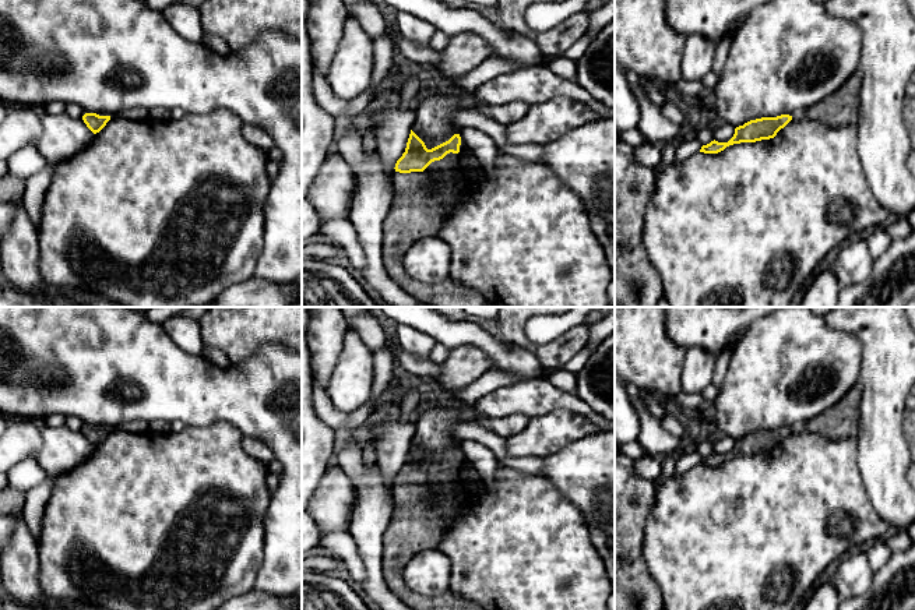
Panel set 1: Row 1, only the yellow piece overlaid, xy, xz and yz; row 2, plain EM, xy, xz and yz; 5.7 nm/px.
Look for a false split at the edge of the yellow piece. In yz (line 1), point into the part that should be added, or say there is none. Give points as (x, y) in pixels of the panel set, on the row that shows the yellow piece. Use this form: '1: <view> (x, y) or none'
1: none

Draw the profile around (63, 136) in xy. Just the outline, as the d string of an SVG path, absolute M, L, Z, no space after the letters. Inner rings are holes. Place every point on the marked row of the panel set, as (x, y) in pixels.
M39 109L42 135L35 147L50 165L57 165L85 148L94 138L82 117L50 114Z

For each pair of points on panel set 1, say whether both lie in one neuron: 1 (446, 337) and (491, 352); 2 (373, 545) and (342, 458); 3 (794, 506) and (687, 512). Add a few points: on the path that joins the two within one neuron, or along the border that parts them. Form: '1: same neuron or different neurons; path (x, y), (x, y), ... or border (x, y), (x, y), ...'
1: same neuron; path (457, 337), (475, 337), (479, 341)
2: same neuron; path (370, 524), (370, 486), (363, 479)
3: same neuron; path (767, 512), (714, 512)

